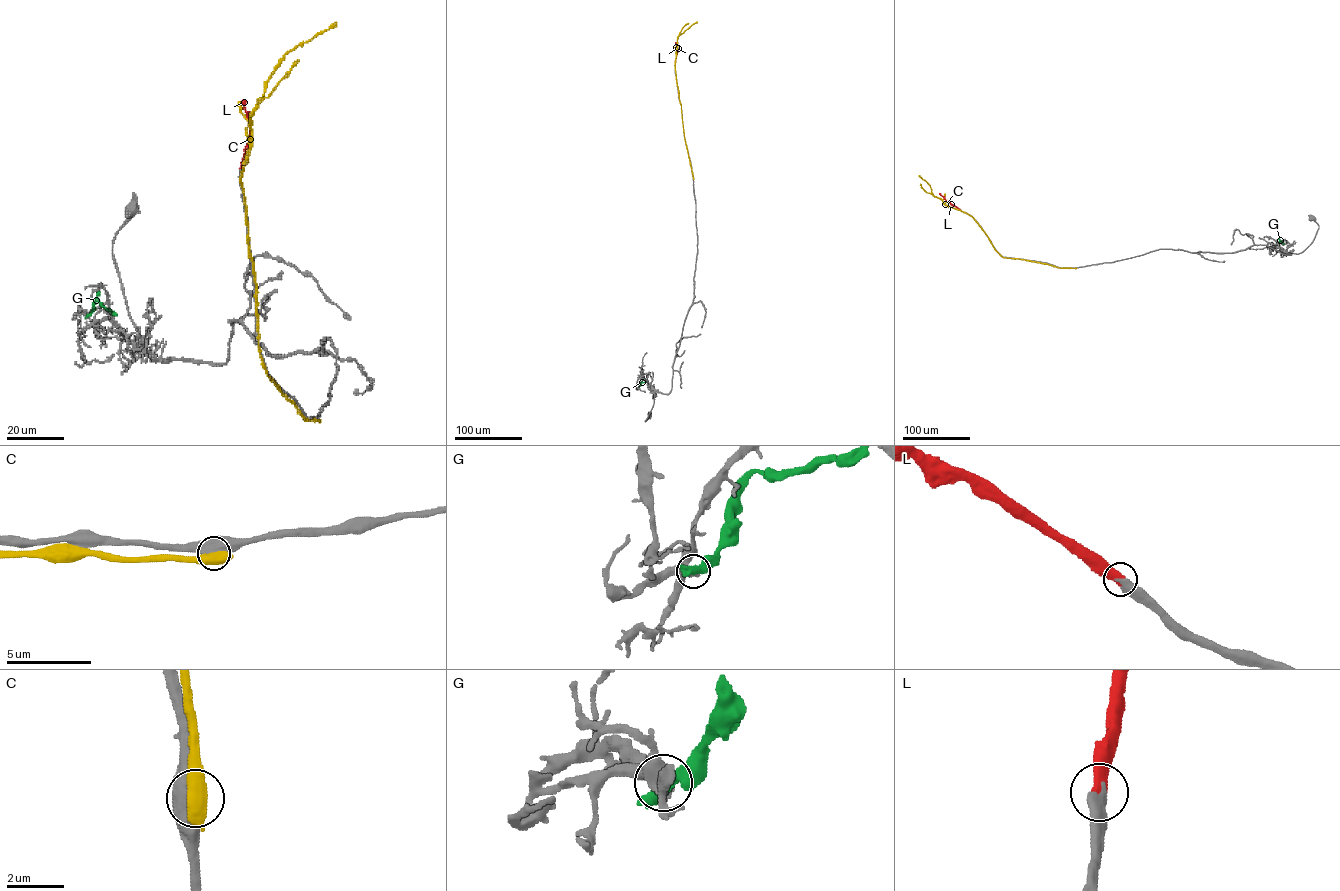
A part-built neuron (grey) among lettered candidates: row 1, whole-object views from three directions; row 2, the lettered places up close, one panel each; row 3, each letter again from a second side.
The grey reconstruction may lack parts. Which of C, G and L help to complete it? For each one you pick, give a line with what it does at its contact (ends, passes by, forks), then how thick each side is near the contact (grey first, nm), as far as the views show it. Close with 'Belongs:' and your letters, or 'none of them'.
L: it ends there; 480 nm thick on the grey side, 500 nm on the other
Belongs: L

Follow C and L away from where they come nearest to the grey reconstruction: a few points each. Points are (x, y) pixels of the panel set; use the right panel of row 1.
C: (1075, 268), (1003, 257), (973, 217), (946, 206), (933, 194), (929, 184), (919, 175)
L: (959, 209), (939, 193)

